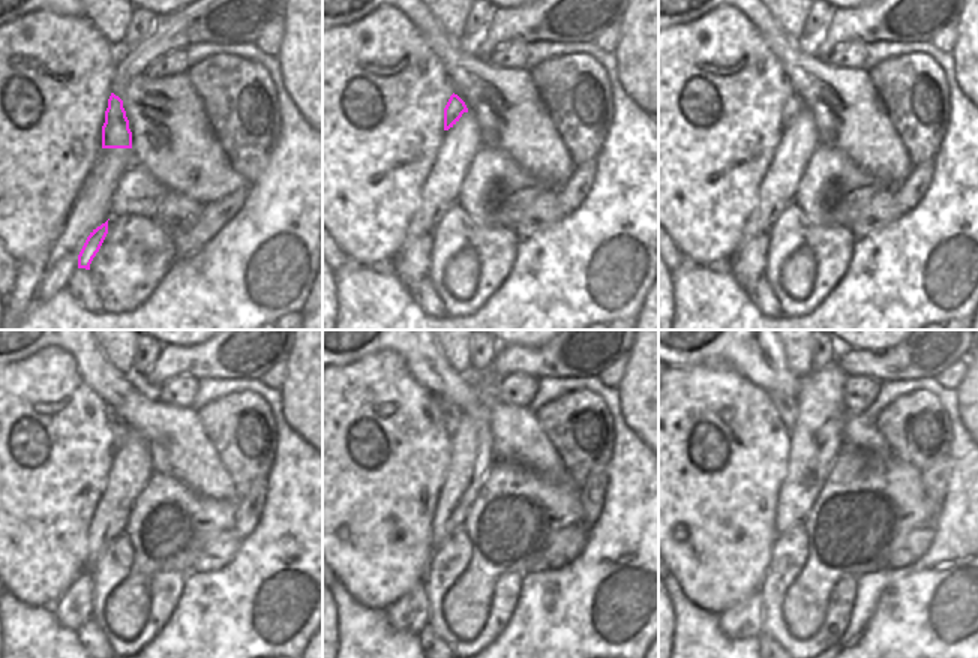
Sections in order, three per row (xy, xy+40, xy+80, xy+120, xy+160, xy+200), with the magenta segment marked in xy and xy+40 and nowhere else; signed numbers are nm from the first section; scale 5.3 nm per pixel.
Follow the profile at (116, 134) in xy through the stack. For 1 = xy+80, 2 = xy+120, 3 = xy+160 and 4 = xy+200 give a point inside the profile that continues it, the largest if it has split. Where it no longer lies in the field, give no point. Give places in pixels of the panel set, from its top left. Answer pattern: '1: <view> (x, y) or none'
1: xy+80 (792, 107)
2: xy+120 (117, 427)
3: xy+160 (450, 414)
4: xy+200 (785, 405)

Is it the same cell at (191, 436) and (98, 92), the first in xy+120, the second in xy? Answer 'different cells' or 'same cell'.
different cells

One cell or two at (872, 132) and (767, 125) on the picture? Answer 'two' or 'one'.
two

